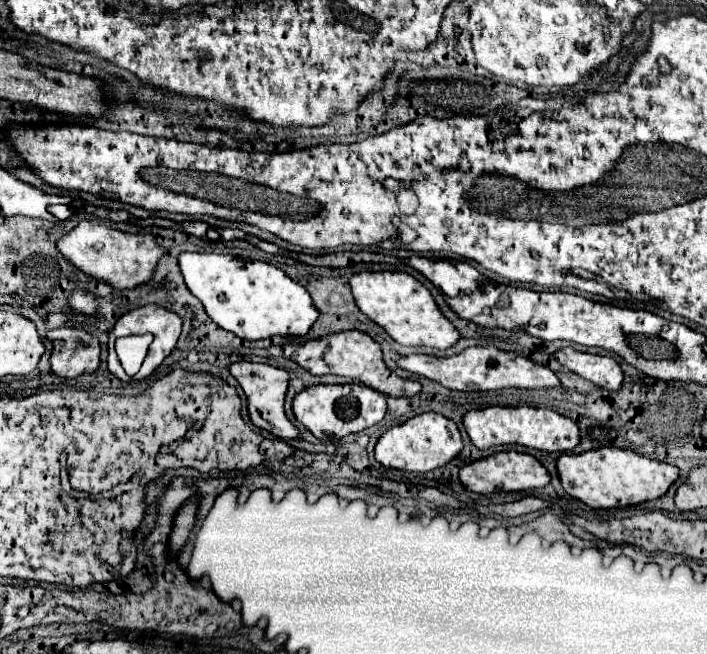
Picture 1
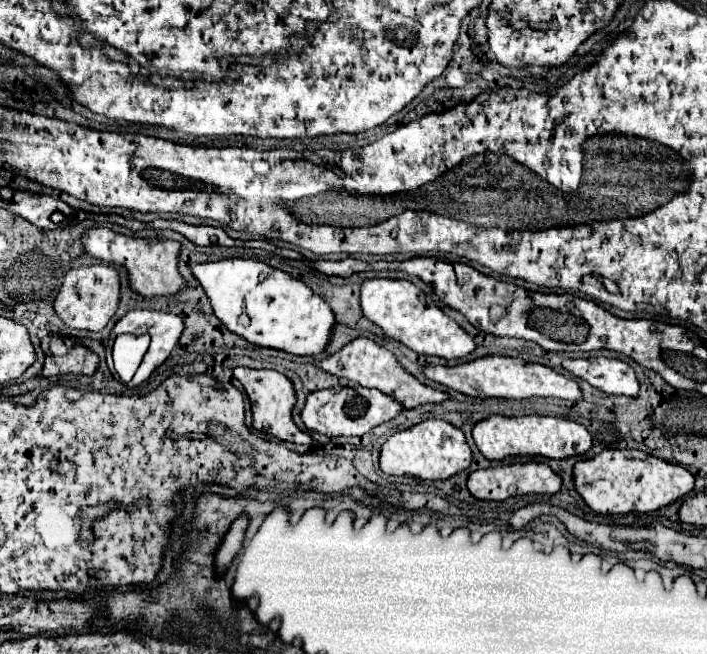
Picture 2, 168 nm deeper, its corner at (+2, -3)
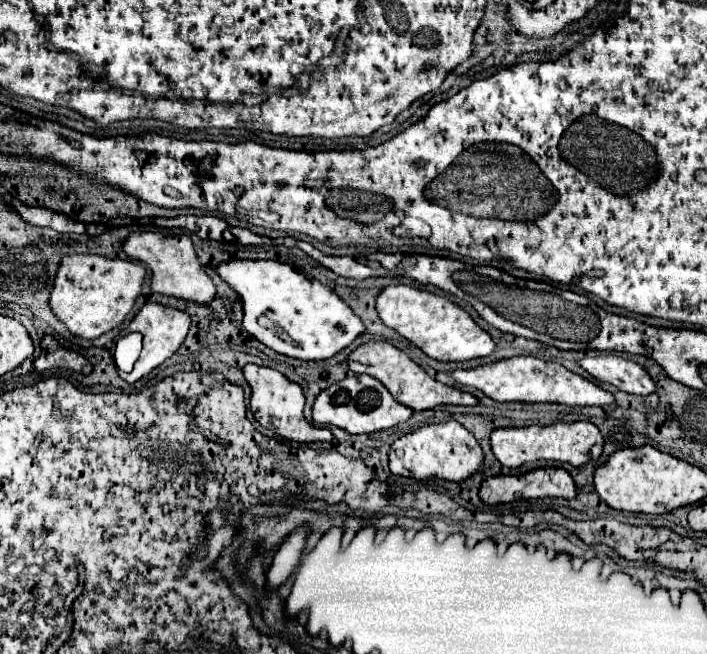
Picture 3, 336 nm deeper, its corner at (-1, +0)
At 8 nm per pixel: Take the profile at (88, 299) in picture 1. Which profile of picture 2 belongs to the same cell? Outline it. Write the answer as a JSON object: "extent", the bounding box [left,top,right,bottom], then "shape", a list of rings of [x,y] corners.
{"extent":[53,265,121,331],"shape":[[[89,265],[65,273],[63,285],[53,301],[53,309],[57,317],[71,329],[101,331],[117,313],[119,299],[121,299],[119,271],[111,265]]]}

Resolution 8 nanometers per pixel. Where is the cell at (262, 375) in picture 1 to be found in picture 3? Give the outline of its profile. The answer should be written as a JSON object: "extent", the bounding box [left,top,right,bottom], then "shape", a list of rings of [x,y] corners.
{"extent":[242,364,332,444],"shape":[[[246,364],[242,368],[242,372],[244,372],[246,382],[252,388],[252,398],[250,398],[252,414],[264,428],[270,428],[278,436],[282,436],[286,440],[294,440],[294,442],[310,444],[310,442],[318,442],[318,440],[332,440],[332,434],[328,428],[314,428],[302,416],[306,398],[298,384],[290,382],[282,372],[278,372],[274,368],[264,368],[264,366],[256,366],[256,364]]]}

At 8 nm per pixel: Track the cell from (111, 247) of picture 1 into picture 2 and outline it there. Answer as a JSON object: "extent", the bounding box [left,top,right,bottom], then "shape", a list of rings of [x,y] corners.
{"extent":[83,227,189,297],"shape":[[[97,227],[89,229],[83,235],[83,245],[85,251],[101,261],[121,265],[129,271],[129,281],[131,289],[141,293],[143,297],[159,297],[159,295],[175,295],[179,291],[185,291],[189,285],[179,273],[179,249],[181,243],[177,241],[151,241],[151,239],[141,239],[141,237],[127,237],[113,233],[107,227]]]}

